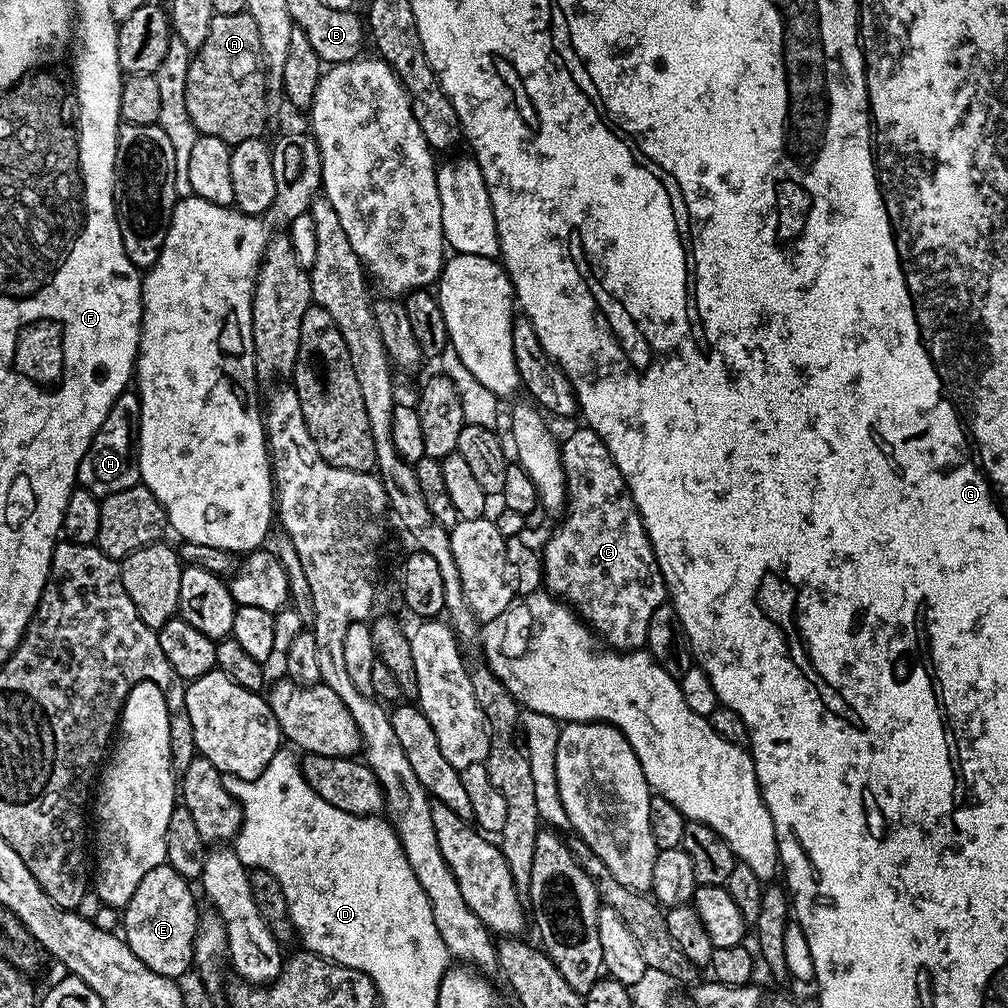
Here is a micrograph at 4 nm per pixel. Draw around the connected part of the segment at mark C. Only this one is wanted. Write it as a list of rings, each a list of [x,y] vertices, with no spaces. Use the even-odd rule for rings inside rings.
[[[587,426],[579,427],[574,429],[560,444],[560,465],[564,471],[564,490],[566,493],[566,513],[568,512],[568,517],[553,530],[552,537],[545,542],[544,548],[542,547],[542,559],[544,562],[543,587],[551,595],[555,596],[557,600],[564,601],[576,613],[577,617],[583,620],[596,633],[597,637],[607,647],[615,648],[617,652],[635,652],[638,646],[647,645],[650,618],[654,618],[654,610],[658,610],[658,606],[666,603],[666,589],[664,587],[664,579],[662,578],[662,570],[656,561],[652,543],[640,517],[640,511],[636,509],[634,498],[630,494],[630,490],[626,486],[626,482],[622,478],[622,474],[618,470],[614,458],[610,454],[606,442],[602,442],[602,438],[594,429]]]

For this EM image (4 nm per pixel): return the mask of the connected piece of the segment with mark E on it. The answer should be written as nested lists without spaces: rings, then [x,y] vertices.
[[[165,862],[154,866],[142,882],[138,882],[138,890],[134,890],[134,898],[122,909],[122,938],[154,970],[163,976],[180,978],[184,971],[193,967],[192,951],[196,937],[196,917],[198,903],[192,897],[189,881],[185,880]]]

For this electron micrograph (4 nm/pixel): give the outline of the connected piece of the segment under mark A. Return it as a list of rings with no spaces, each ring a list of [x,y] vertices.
[[[245,10],[238,14],[213,15],[210,34],[206,42],[195,49],[190,70],[186,74],[186,110],[197,133],[210,138],[222,138],[229,146],[238,142],[254,140],[265,135],[264,123],[268,120],[268,82],[264,71],[262,42],[258,38],[258,26]]]

